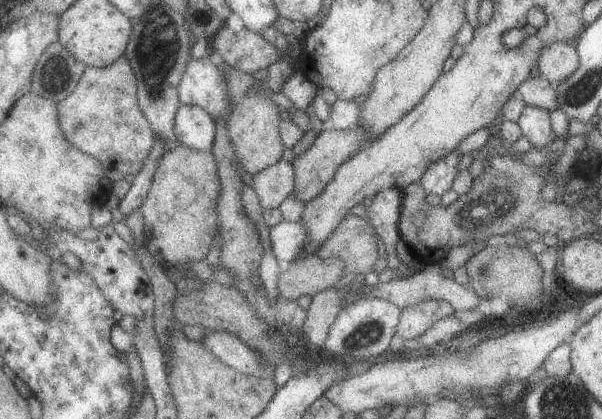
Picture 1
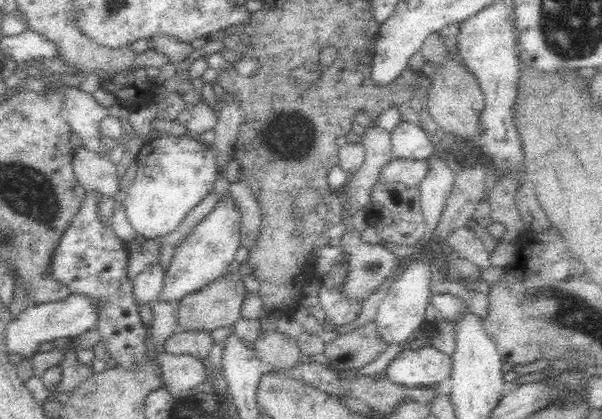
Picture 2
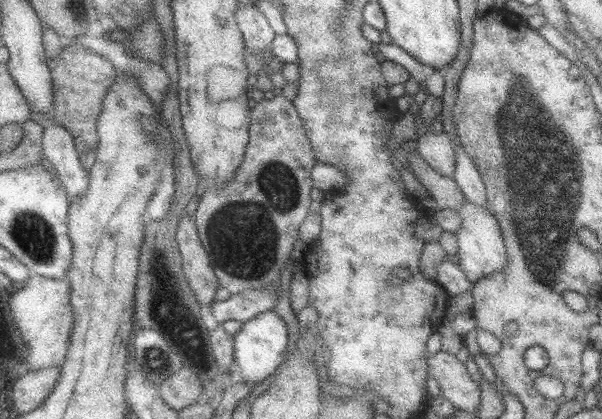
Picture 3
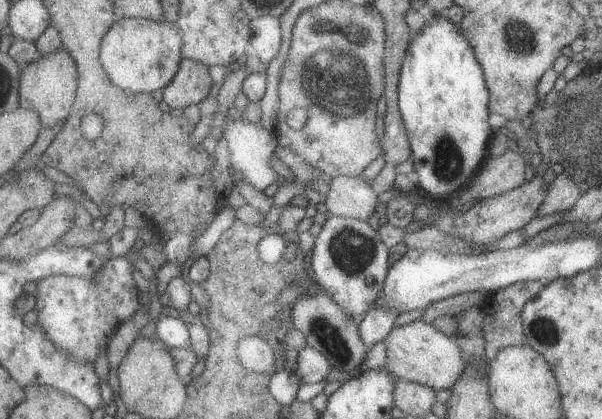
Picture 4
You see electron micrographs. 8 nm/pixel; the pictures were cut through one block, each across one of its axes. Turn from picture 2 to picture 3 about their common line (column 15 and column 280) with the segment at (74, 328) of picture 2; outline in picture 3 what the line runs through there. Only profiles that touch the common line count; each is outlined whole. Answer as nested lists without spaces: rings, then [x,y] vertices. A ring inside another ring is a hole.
[[[275,310],[261,312],[259,316],[244,323],[243,328],[235,335],[235,356],[242,370],[242,379],[247,384],[261,384],[269,378],[285,362],[287,346],[289,346],[289,330],[287,324]]]

